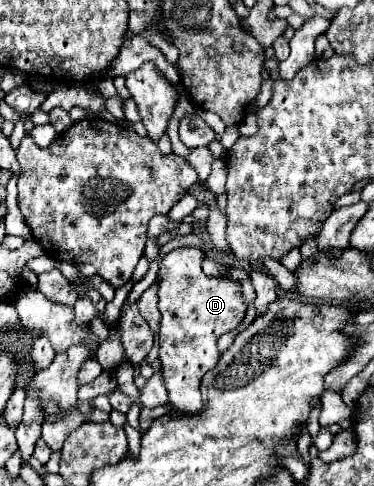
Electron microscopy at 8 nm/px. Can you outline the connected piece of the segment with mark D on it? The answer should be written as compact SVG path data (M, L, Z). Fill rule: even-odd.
M176 248L170 254L164 256L160 266L160 290L158 290L158 308L162 312L160 320L160 362L164 370L164 384L168 388L168 402L176 410L188 410L196 412L202 408L200 398L200 380L202 376L212 370L220 358L220 352L216 348L216 340L224 334L234 330L244 314L246 314L246 300L240 290L240 282L226 280L226 278L212 278L202 272L202 250L198 248ZM176 252L186 252L176 262Z

